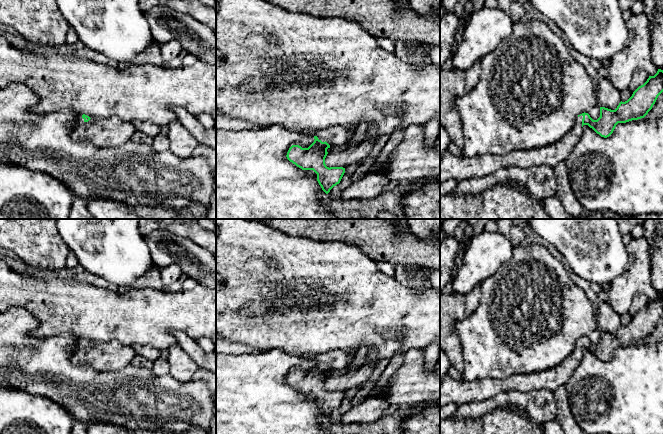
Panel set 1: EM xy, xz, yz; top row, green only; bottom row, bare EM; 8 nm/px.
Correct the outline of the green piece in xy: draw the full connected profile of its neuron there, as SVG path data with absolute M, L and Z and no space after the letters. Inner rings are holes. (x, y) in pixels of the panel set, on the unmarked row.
M83 338L84 346L81 347L72 357L73 364L88 364L96 370L121 370L131 364L134 355L136 354L133 347L123 346L117 341L108 343L91 343Z

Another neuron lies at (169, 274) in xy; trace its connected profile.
M175 264L161 268L161 279L165 285L169 285L174 281L179 280L182 274L182 270Z

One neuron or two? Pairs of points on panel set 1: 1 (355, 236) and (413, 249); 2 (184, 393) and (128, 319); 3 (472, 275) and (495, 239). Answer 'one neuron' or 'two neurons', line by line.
1: one neuron
2: two neurons
3: one neuron

